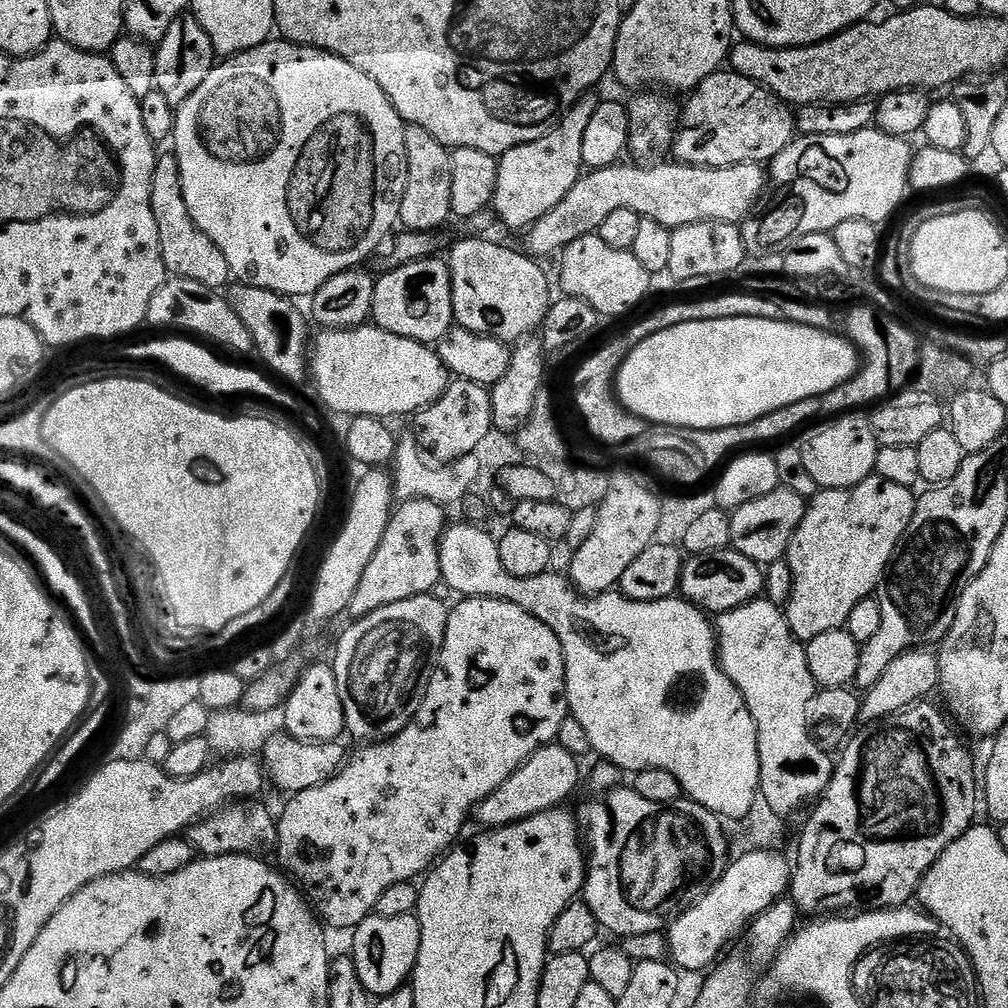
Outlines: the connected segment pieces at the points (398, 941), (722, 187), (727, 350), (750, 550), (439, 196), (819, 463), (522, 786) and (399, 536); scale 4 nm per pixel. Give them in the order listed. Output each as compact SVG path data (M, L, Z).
M415 914L398 918L367 916L355 928L353 936L356 937L352 940L350 955L369 997L389 996L409 983L420 945L420 923Z
M652 162L647 166L631 163L585 171L574 190L527 229L523 247L536 258L561 253L570 242L599 233L602 222L614 210L634 210L634 214L654 218L654 222L671 229L707 220L740 224L752 215L766 191L766 172L759 164L699 168L679 162Z
M727 316L686 322L655 332L625 358L616 376L621 406L652 426L674 428L733 428L754 422L791 403L815 400L855 376L862 363L857 345L834 332L792 324L770 316Z
M782 487L775 488L763 498L754 498L754 502L746 502L746 506L737 508L731 513L731 547L746 554L746 558L761 566L785 559L790 542L804 517L805 507L805 497L794 494L794 490Z
M407 125L406 158L408 181L400 207L400 224L410 232L436 232L452 216L450 182L452 181L452 152L434 134L422 130L422 126Z
M841 414L823 422L825 424L817 428L809 427L809 432L798 440L802 458L810 475L814 477L817 489L858 486L876 471L878 445L870 422L860 414Z
M550 743L539 748L517 772L510 774L490 798L476 805L474 820L484 830L510 826L514 822L522 822L534 814L542 814L551 808L559 808L572 796L572 791L580 784L581 761L570 750L562 750L558 743Z
M406 500L395 505L386 526L386 534L382 534L382 542L378 542L378 550L374 550L374 558L370 558L370 566L366 566L366 574L362 574L362 582L358 582L354 598L350 598L349 617L369 616L374 614L374 610L382 610L382 606L394 606L394 602L402 602L406 598L427 596L435 589L432 587L436 583L441 583L440 540L444 537L446 527L444 512L445 505L429 500Z

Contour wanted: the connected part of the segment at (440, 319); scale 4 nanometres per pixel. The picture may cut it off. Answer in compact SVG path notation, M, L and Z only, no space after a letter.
M440 258L415 260L409 264L403 264L400 268L393 268L385 271L385 273L384 277L381 275L379 279L377 279L376 289L374 290L374 306L372 307L371 319L374 321L375 327L386 330L390 334L398 334L402 338L417 340L420 344L427 344L429 346L435 345L451 328L454 327L454 317L452 315L452 275L450 274L447 263Z

